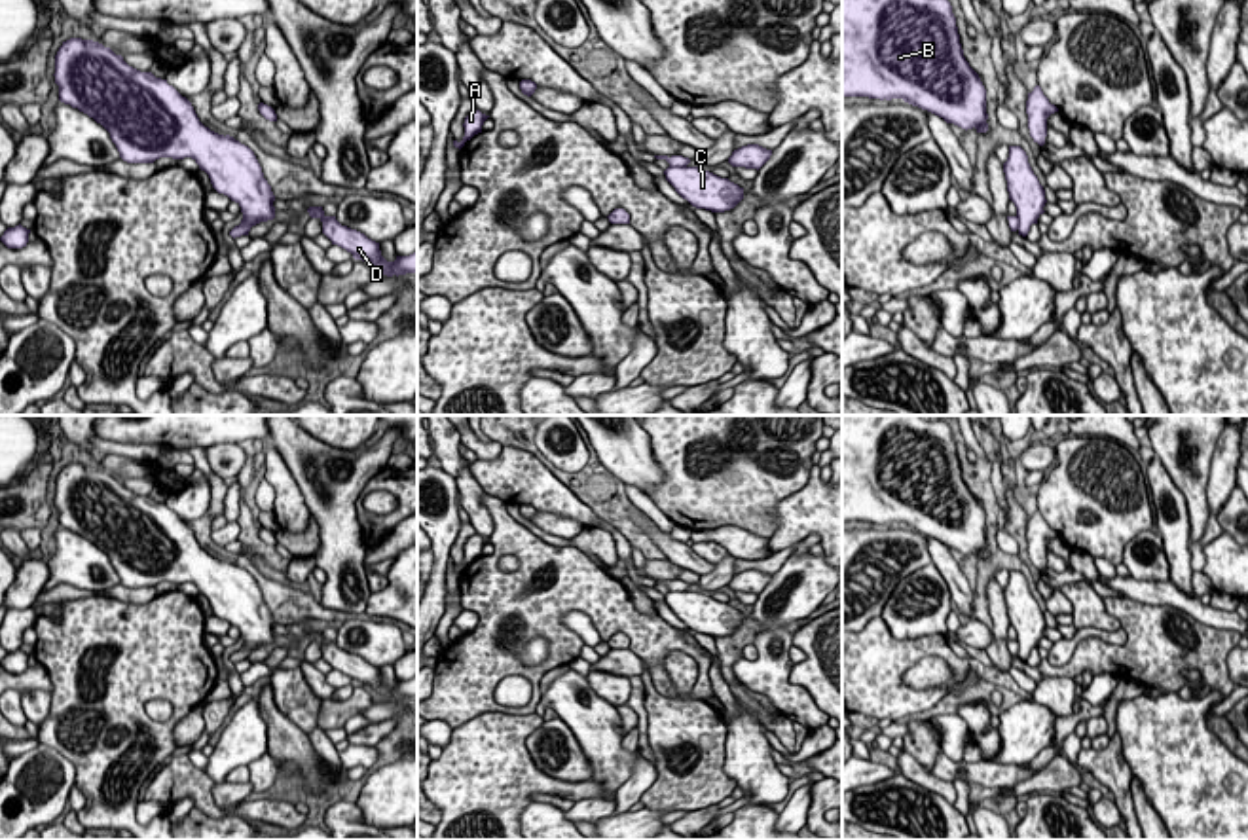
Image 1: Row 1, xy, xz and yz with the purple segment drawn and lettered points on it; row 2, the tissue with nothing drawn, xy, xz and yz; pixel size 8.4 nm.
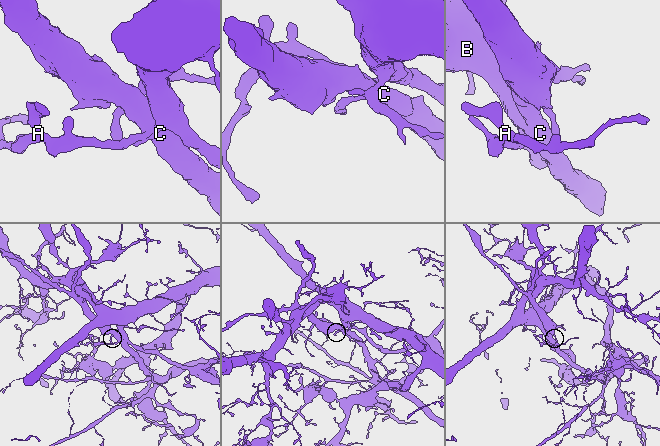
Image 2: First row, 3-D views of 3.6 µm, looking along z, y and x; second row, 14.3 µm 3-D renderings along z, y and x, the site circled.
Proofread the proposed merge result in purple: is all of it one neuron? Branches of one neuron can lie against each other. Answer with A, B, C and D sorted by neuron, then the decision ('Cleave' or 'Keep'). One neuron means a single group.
Groups: A B D / C. Cleave

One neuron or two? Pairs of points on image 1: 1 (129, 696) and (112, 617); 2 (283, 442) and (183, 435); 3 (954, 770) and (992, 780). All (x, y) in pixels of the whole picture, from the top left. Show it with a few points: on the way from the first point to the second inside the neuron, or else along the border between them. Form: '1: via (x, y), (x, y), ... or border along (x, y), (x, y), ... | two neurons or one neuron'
1: via (124, 677), (124, 647), (112, 636) | one neuron
2: border along (270, 435), (266, 444) | two neurons
3: via (964, 770), (983, 772) | one neuron

